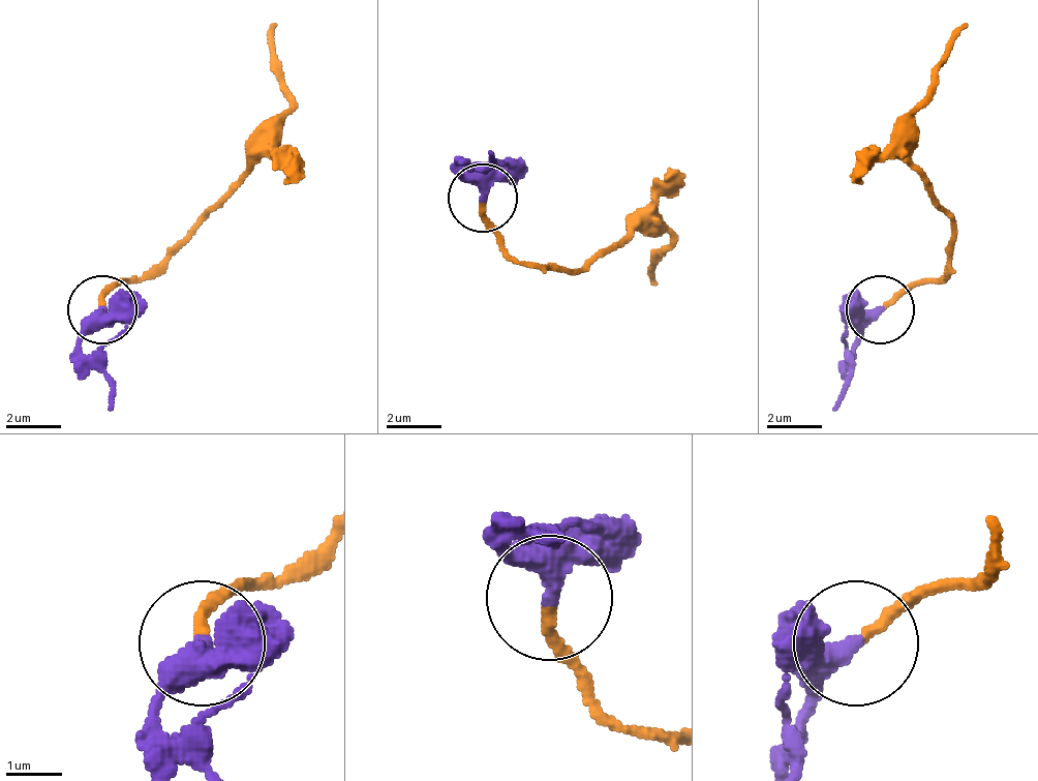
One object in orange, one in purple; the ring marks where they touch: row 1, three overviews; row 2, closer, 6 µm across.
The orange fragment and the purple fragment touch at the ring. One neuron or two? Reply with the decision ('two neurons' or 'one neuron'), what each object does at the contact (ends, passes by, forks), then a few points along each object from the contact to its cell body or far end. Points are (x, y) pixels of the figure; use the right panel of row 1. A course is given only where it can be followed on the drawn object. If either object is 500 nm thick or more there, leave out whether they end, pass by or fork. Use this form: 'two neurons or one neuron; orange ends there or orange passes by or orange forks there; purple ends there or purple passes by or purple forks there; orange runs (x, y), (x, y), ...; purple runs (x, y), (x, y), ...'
one neuron; orange ends there; purple passes by; orange runs (885, 311), (940, 277), (954, 236), (954, 215), (913, 167), (913, 112), (968, 23); purple runs (879, 311), (851, 346), (851, 380), (830, 408)

